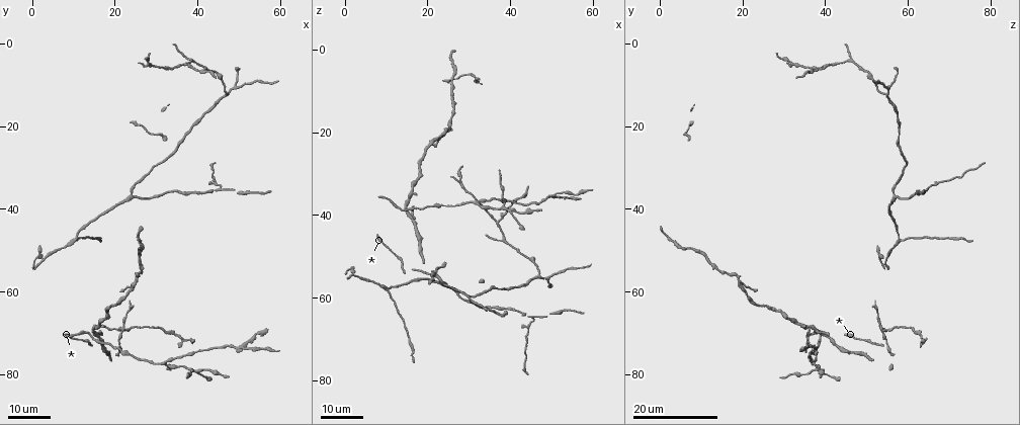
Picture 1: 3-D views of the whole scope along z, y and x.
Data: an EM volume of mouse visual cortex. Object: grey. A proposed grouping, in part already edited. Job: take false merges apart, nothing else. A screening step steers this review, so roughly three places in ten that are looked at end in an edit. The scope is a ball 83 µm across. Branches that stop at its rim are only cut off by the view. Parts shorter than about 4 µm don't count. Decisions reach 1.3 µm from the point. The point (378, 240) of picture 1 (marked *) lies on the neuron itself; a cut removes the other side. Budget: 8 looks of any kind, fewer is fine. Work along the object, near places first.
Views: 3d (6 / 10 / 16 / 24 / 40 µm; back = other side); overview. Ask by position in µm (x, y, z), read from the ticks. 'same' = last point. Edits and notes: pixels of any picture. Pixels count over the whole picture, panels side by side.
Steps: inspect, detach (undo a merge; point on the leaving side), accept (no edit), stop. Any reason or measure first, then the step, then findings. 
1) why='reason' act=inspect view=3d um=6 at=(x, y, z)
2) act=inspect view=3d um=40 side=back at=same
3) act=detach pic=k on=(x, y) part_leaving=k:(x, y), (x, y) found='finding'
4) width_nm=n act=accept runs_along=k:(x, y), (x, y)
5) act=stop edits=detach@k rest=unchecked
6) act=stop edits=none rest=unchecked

why='four or more arms meet' act=inspect view=3d um=24 at=(21.5, 69.5, 54.0)

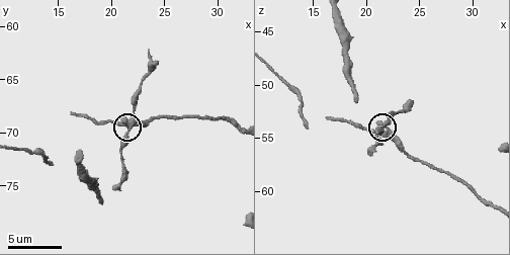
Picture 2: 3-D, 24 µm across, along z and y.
act=inspect view=3d um=10 at=same

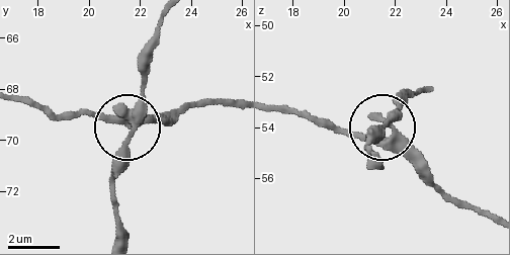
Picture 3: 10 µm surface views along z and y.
side_arm_um=9 act=detach pic=3 on=(158, 119) part_leaving=3:(133, 116), (170, 120), (208, 101), (235, 101) found='a second neuron is stuck on'

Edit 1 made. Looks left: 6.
why='small branch off a trunk' act=inspect view=3d um=16 at=(10.5, 47.5, 58.0)

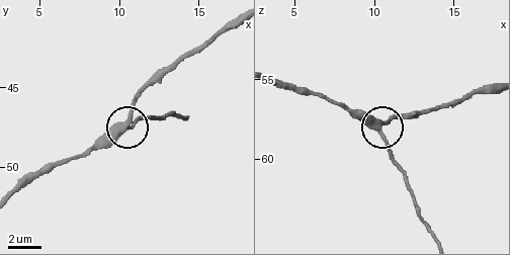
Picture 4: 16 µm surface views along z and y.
why='closer look' act=inspect view=3d um=6 at=(10.4, 47.3, 58.1)

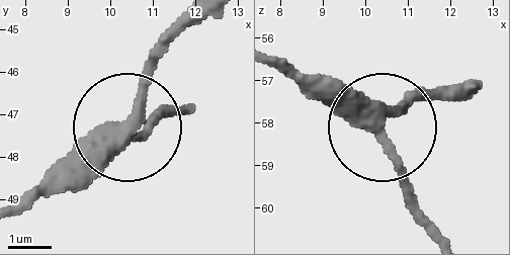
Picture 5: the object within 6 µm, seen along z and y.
width_nm=340 act=accept found='one neuron here'

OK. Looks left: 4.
why='branch point' act=inspect view=3d um=16 at=(51.0, 74.0, 35.0)

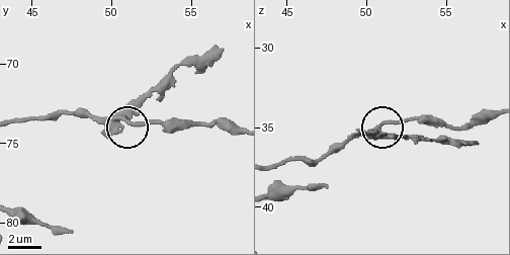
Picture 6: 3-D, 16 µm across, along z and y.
why='zoom in' act=inspect view=3d um=10 at=(50.7, 73.5, 35.0)

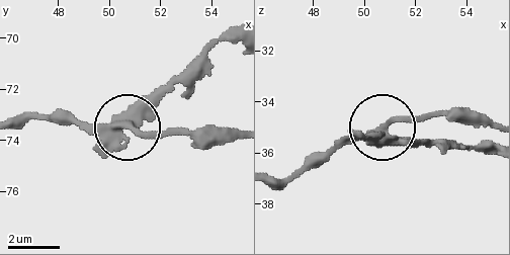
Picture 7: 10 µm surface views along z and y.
arms=3 act=detach pic=7 on=(151, 108) found='a second neuron is stuck on'

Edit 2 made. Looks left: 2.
act=stop edits=detach@3,detach@7 rest=unchecked

